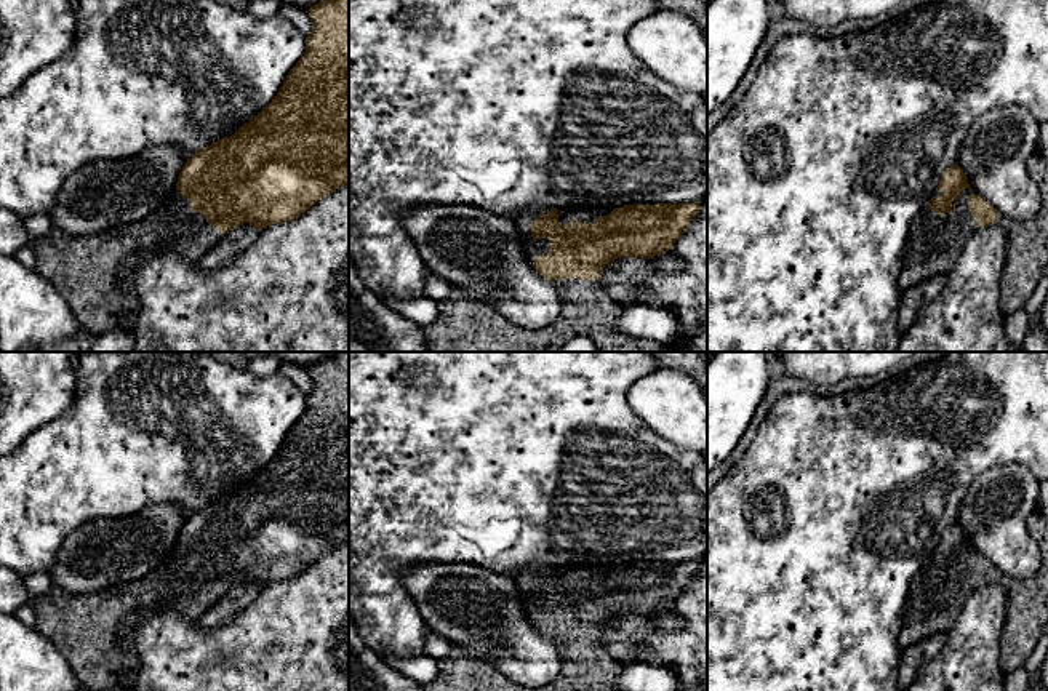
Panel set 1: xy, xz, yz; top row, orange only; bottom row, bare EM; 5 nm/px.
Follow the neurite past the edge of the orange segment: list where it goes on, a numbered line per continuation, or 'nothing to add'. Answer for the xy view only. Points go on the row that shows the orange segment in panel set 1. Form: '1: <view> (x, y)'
1: xy (85, 269)

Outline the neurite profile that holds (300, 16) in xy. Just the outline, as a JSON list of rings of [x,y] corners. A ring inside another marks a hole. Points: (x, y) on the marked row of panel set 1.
[[[282,5],[278,14],[291,21],[306,37],[312,32],[312,21],[307,10],[293,5]]]

